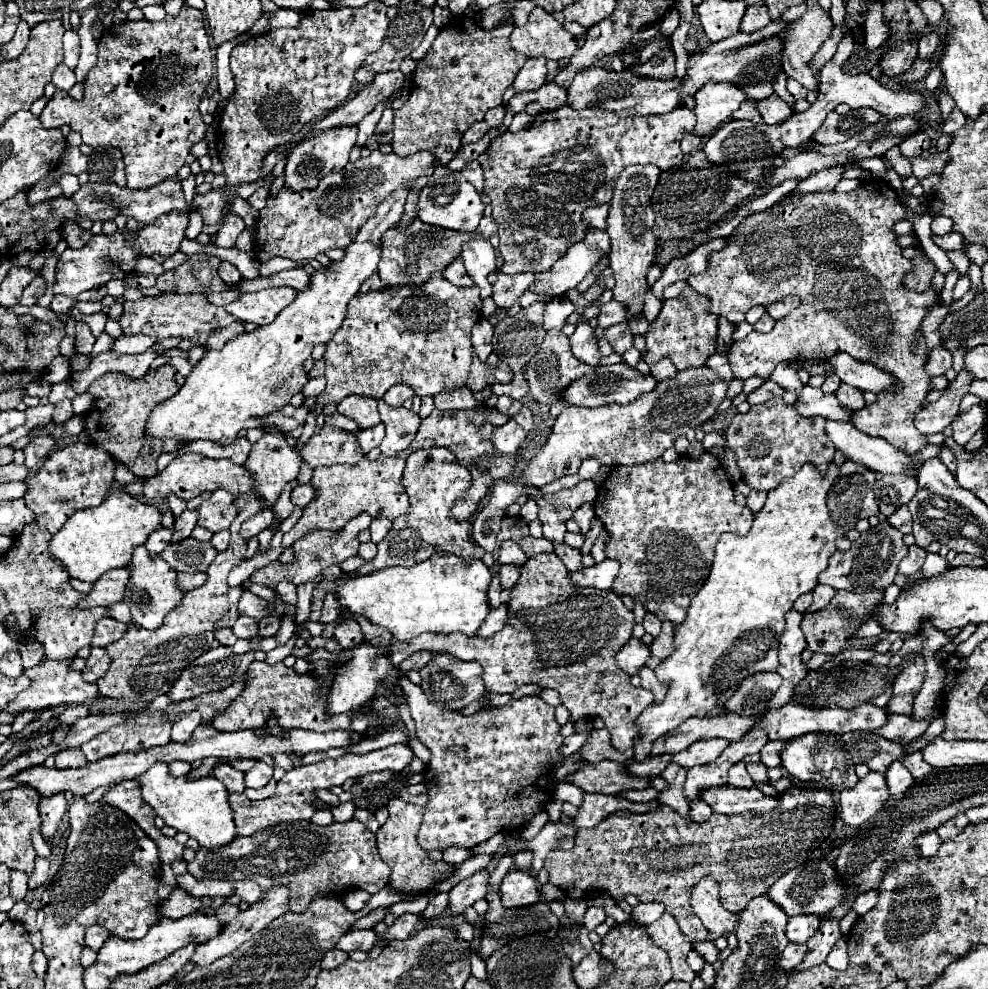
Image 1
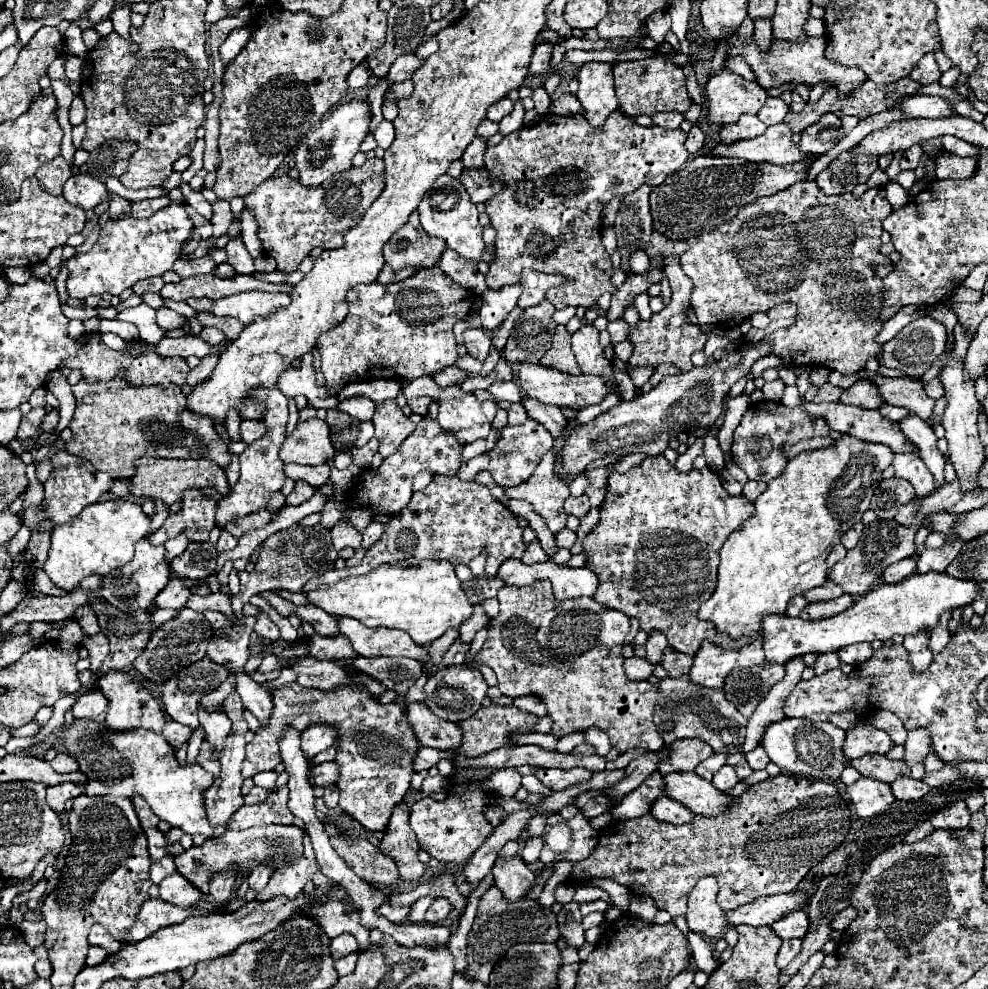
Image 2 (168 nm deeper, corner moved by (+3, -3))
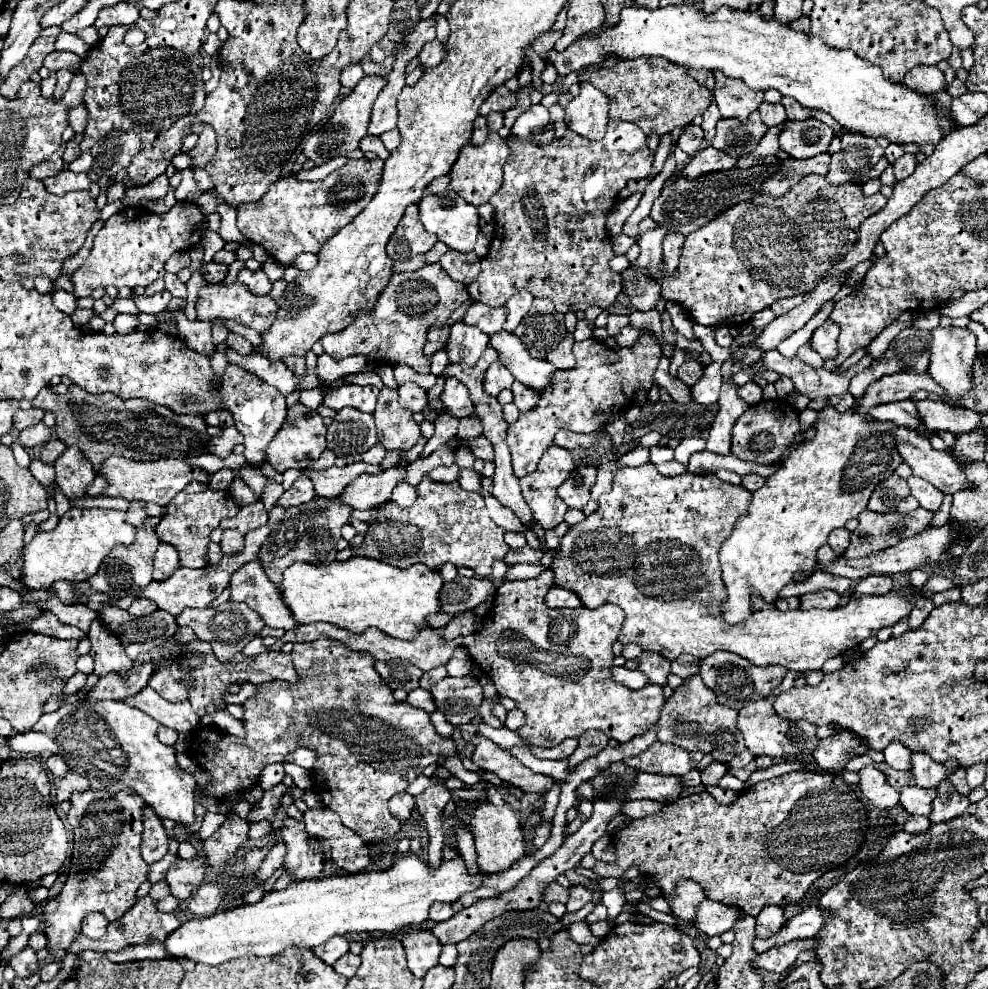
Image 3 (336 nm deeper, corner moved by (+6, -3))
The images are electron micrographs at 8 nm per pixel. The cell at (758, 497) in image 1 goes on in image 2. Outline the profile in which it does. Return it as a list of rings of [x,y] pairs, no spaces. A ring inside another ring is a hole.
[[[748,480],[744,484],[744,496],[750,500],[750,502],[756,502],[756,498],[766,490],[766,482],[752,482]]]

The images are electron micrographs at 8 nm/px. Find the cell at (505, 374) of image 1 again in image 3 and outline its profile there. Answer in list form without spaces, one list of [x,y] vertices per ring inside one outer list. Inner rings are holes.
[[[499,360],[493,362],[485,372],[485,392],[489,392],[491,396],[497,396],[501,390],[511,388],[513,382],[515,382],[513,374]]]

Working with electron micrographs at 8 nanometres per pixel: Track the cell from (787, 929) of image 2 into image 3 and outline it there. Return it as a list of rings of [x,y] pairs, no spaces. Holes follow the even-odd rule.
[[[765,906],[759,916],[757,916],[757,926],[755,926],[755,936],[757,938],[767,938],[775,932],[779,932],[779,928],[783,928],[785,924],[785,916],[783,916],[783,908],[779,906]]]

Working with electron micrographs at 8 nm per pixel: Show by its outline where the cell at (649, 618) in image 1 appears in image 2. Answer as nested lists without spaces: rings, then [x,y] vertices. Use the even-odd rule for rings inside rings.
[[[652,630],[648,634],[648,642],[646,642],[646,658],[652,662],[652,664],[658,664],[660,658],[662,658],[662,650],[666,648],[666,636],[658,630]]]

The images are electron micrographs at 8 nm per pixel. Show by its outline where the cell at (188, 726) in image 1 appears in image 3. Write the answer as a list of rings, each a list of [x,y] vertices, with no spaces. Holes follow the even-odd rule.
[[[159,726],[159,730],[157,730],[157,738],[163,742],[163,744],[169,744],[169,746],[173,746],[175,742],[177,742],[177,732],[175,730],[171,730],[171,728],[167,728],[167,726]]]

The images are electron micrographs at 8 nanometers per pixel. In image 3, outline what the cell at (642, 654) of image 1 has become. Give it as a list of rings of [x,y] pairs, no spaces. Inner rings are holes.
[[[625,666],[623,668],[611,668],[611,678],[617,684],[621,684],[621,686],[625,686],[629,690],[639,690],[639,688],[643,688],[647,684],[647,678],[639,670],[629,670]]]

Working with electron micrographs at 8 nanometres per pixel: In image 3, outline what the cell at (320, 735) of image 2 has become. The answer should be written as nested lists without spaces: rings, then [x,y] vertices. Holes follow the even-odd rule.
[[[297,748],[297,750],[293,750],[291,754],[285,756],[285,762],[293,762],[293,764],[297,764],[301,768],[307,768],[307,770],[313,768],[315,760],[317,760],[317,756],[309,748]]]

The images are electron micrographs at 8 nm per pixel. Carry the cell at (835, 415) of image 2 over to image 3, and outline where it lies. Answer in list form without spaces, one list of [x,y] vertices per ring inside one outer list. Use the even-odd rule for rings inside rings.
[[[875,420],[875,428],[879,428],[881,432],[891,432],[891,434],[895,436],[895,440],[897,440],[897,450],[899,450],[899,454],[901,454],[903,460],[913,468],[913,474],[919,476],[919,478],[929,480],[929,482],[931,482],[935,488],[939,488],[943,494],[955,494],[955,492],[959,492],[959,490],[963,490],[963,488],[971,488],[971,482],[967,480],[965,472],[955,464],[955,460],[951,458],[949,450],[941,450],[941,452],[939,452],[939,450],[931,448],[927,436],[921,436],[921,434],[917,434],[915,430],[911,432],[911,430],[907,430],[907,428],[899,428],[899,426],[893,426],[893,424],[887,424],[887,422],[877,422],[877,420]]]

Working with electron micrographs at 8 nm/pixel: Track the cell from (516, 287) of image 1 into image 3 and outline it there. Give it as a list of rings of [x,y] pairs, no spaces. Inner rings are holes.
[[[473,302],[465,316],[463,316],[463,322],[469,324],[469,326],[477,326],[481,328],[485,334],[495,334],[503,328],[503,320],[505,320],[505,308],[491,308],[487,304],[481,304],[481,302]]]

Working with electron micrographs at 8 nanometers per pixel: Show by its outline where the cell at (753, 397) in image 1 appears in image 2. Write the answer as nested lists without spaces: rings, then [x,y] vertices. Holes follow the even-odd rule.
[[[782,380],[766,382],[766,384],[764,384],[764,388],[762,388],[764,400],[770,400],[770,402],[780,402],[780,398],[782,398],[782,390],[784,390],[784,382],[782,382]]]

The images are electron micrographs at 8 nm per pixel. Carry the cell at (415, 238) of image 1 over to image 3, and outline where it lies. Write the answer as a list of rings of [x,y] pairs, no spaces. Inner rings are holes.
[[[409,206],[397,226],[397,232],[391,236],[387,244],[387,254],[393,260],[409,260],[417,254],[429,252],[435,242],[437,236],[427,234],[427,230],[419,220],[419,208]]]

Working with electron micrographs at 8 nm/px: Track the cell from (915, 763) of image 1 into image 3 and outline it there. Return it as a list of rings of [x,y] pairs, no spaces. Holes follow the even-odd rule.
[[[957,768],[955,774],[947,776],[947,780],[951,780],[951,782],[955,784],[955,788],[959,788],[959,792],[963,792],[965,796],[971,792],[971,786],[969,786],[967,780],[965,780],[965,768]]]

